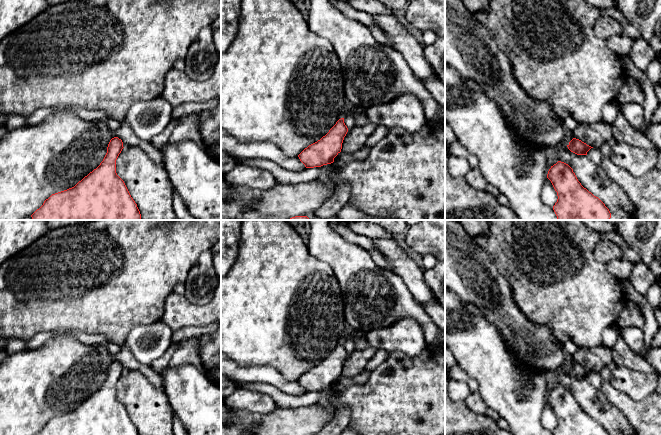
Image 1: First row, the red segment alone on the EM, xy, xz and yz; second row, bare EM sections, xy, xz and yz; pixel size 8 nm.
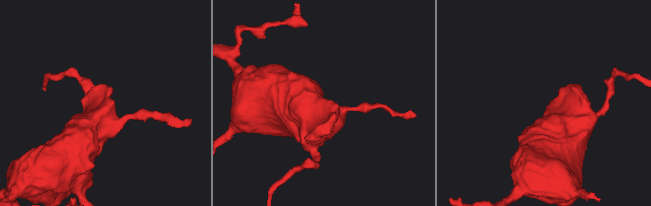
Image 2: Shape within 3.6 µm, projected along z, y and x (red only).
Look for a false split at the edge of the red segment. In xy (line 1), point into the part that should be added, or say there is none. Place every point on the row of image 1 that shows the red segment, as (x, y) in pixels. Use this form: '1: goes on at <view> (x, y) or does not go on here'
1: does not go on here

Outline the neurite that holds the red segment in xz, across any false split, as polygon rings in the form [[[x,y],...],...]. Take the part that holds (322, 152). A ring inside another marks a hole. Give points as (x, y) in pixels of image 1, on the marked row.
[[[344,118],[339,119],[325,136],[309,145],[298,155],[300,161],[306,168],[333,163],[334,158],[341,152],[347,132],[348,128],[344,123]]]

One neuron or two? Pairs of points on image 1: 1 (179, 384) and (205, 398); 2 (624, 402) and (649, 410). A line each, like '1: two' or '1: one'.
1: one
2: one

